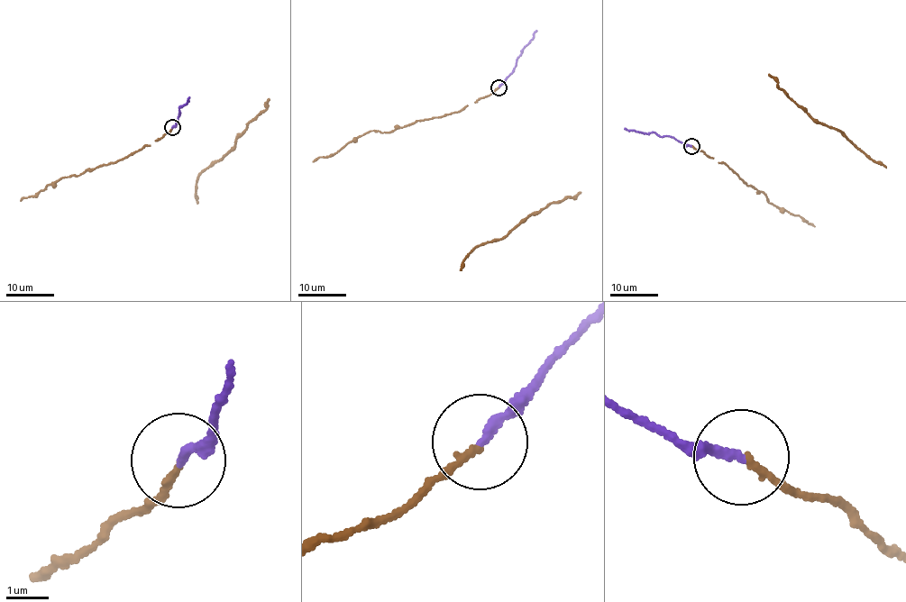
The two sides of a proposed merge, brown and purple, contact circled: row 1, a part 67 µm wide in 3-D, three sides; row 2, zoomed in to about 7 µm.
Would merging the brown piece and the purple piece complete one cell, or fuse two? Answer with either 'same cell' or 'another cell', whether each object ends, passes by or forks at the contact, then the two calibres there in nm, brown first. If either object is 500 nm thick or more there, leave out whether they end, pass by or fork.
same cell | brown ends | purple ends | 160/200 nm

